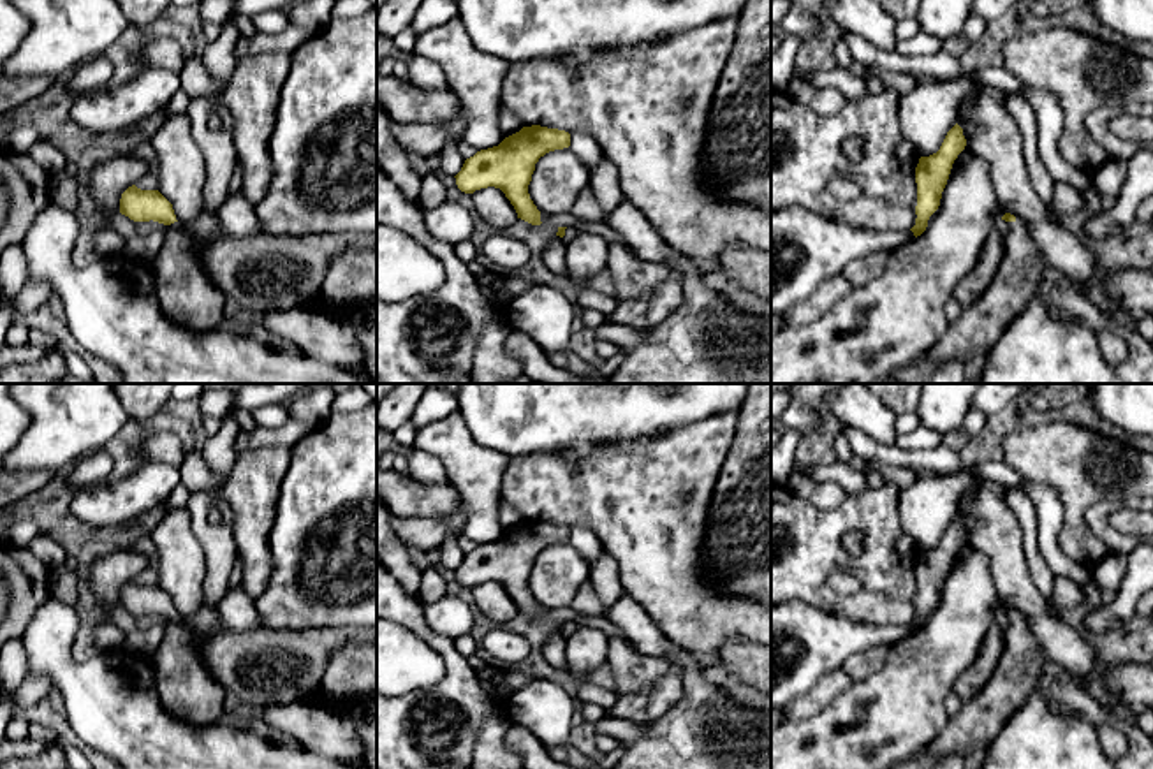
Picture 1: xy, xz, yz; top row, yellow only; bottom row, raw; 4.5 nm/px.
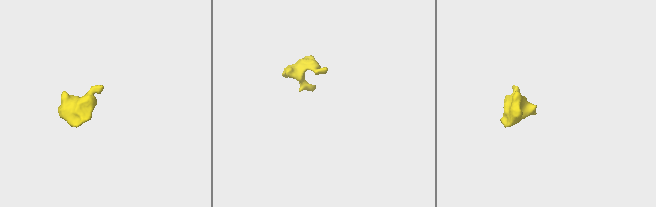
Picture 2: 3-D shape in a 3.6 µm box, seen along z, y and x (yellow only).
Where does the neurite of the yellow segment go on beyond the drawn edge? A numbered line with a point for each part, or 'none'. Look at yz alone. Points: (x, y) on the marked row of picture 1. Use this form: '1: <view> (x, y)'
1: yz (979, 326)

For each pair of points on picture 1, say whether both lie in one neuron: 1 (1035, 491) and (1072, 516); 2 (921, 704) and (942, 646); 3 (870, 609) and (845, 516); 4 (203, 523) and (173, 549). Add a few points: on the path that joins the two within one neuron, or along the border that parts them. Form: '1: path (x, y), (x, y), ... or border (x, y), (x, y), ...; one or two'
1: border (1034, 479), (1051, 486), (1062, 502), (1062, 551); two
2: path (921, 690), (921, 669), (930, 660); one
3: path (875, 583), (875, 535), (872, 532); one
4: border (187, 507), (190, 530), (199, 542), (206, 569); two

